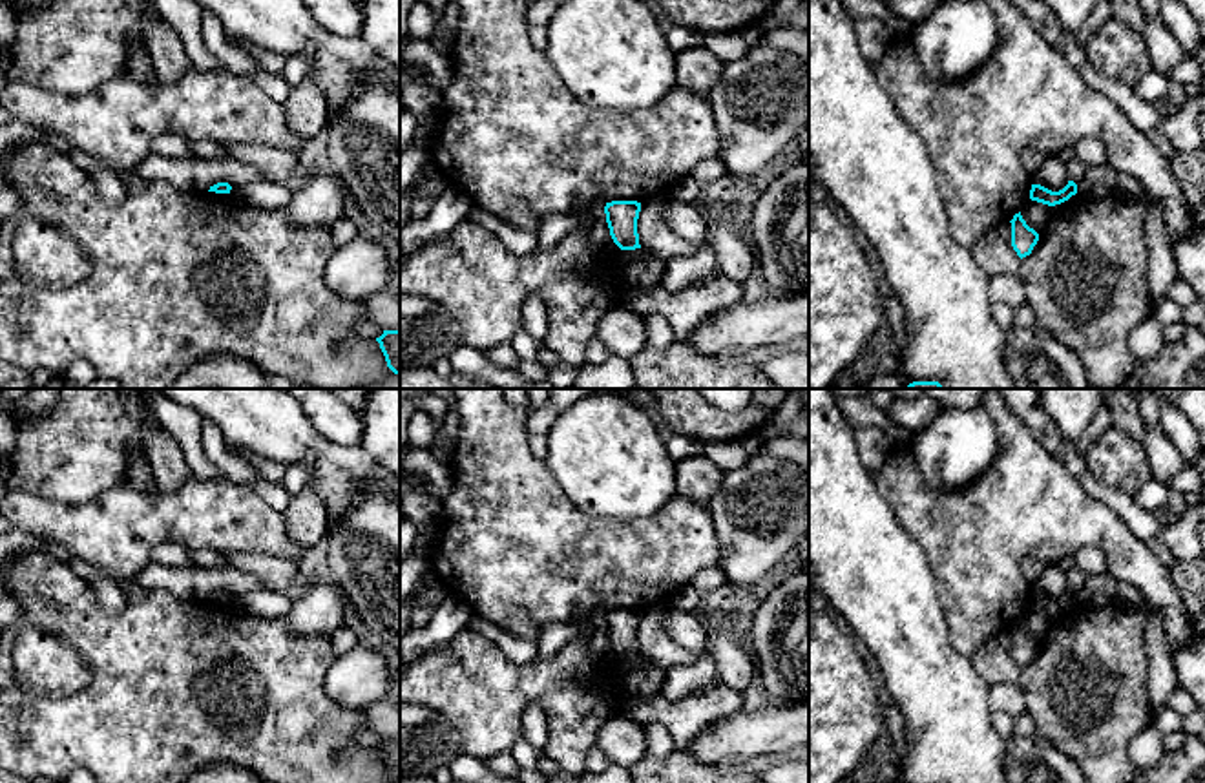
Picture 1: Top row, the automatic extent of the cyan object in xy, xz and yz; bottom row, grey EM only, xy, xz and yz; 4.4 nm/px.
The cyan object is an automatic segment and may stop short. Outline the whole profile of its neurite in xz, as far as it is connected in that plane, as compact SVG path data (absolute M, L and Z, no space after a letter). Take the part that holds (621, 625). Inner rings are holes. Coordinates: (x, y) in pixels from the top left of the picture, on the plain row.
M612 610L604 615L610 644L621 659L641 657L637 642L639 621L641 611L637 610Z

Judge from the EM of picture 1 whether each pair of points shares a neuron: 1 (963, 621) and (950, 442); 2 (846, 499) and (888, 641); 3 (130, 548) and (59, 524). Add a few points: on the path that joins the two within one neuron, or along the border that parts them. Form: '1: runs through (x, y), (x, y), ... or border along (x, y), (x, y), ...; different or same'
1: border along (990, 466), (953, 490), (935, 490), (917, 468); different
2: runs through (846, 533), (855, 552), (884, 586), (888, 606); same
3: runs through (112, 532), (90, 532), (77, 526); same

